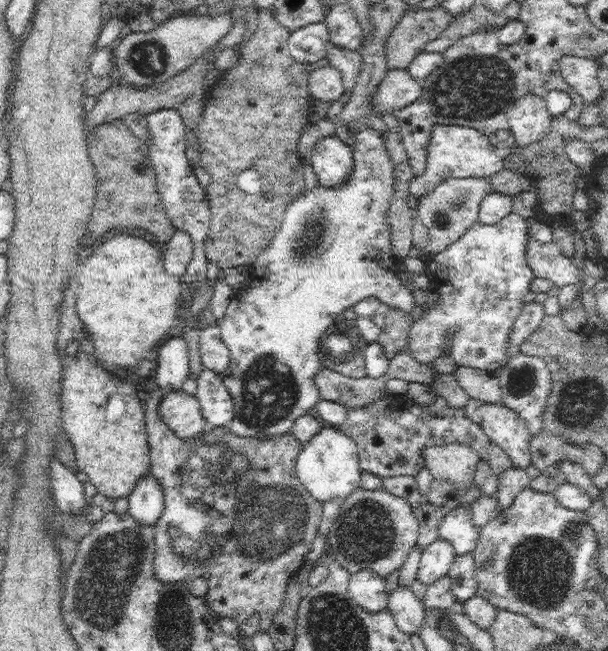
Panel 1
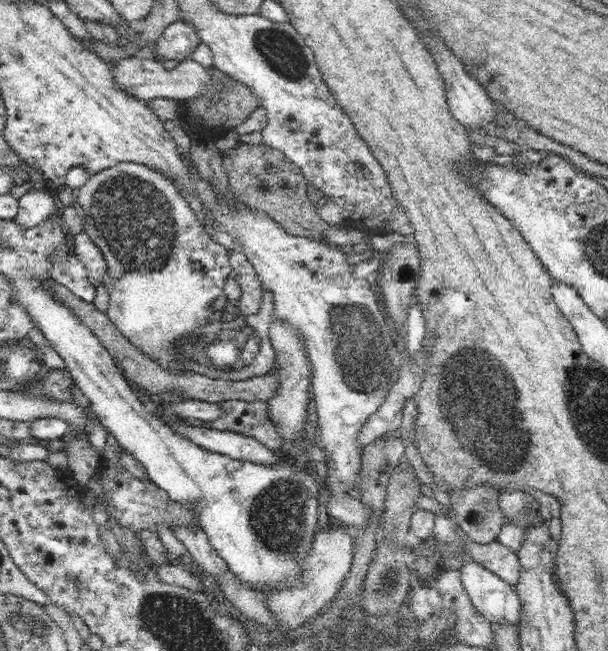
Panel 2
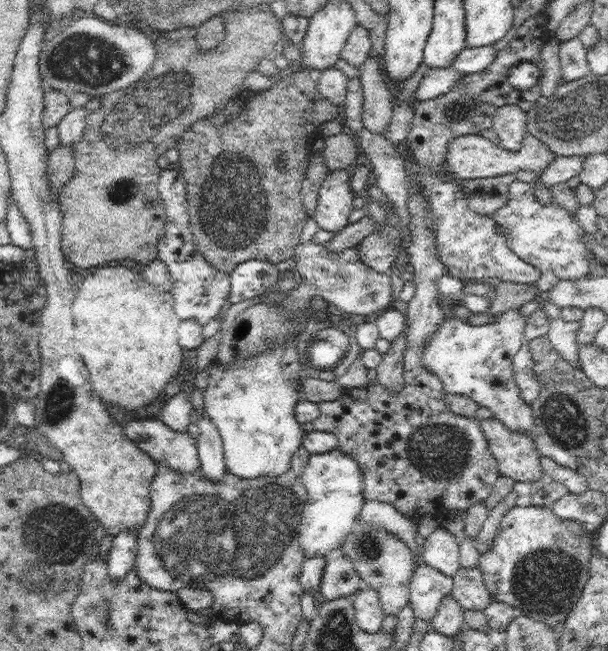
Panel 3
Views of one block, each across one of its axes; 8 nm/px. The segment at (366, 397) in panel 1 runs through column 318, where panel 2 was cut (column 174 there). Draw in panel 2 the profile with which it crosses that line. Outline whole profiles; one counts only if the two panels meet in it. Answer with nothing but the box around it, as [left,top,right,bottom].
[45,280,278,403]

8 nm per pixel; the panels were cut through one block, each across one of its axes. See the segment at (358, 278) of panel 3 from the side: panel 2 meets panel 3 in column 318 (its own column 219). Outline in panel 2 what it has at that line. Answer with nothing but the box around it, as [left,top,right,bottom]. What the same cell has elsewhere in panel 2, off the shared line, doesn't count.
[77,161,232,373]

